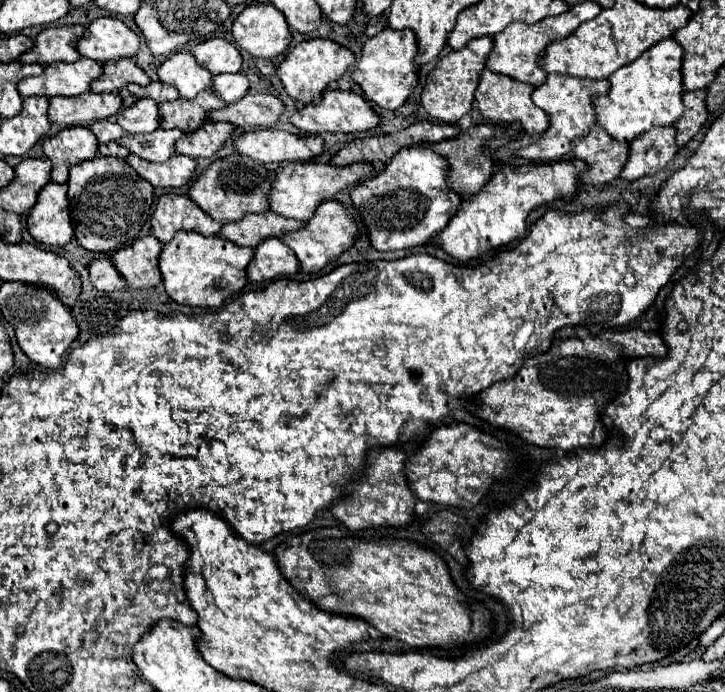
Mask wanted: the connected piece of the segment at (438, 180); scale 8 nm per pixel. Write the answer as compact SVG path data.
M401 148L397 156L385 162L385 168L367 176L351 190L351 202L363 218L371 248L379 252L405 250L427 244L441 232L457 210L459 196L447 188L449 162L429 148Z

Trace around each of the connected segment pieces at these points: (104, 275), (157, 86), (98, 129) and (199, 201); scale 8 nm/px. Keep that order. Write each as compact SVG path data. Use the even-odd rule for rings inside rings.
M91 260L89 266L89 280L93 284L93 288L103 290L103 292L113 292L119 288L125 288L125 280L123 276L119 276L119 272L113 268L111 260Z
M159 80L155 82L149 82L147 86L137 86L137 84L127 84L127 90L135 96L135 98L151 98L155 102L169 102L169 100L177 100L179 98L179 92L169 86L169 84L163 84Z
M101 120L97 124L91 124L89 130L95 134L99 144L113 142L113 140L117 140L117 138L121 138L125 134L125 130L117 122L113 122L113 120Z
M231 154L211 162L211 166L189 186L187 196L219 224L235 222L249 212L269 210L267 196L271 190L271 178L271 172L263 164L241 154Z

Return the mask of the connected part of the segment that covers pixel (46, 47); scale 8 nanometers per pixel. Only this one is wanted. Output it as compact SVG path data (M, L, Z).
M49 26L39 32L31 50L19 56L21 64L51 64L51 62L75 62L79 52L75 50L77 40L83 36L83 26Z

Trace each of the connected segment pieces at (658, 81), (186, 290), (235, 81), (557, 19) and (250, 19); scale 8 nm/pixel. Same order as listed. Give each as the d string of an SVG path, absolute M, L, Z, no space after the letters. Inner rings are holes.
M669 38L657 42L653 48L645 50L633 64L619 68L609 78L609 94L595 96L595 116L597 124L617 142L629 144L641 132L647 132L655 126L671 126L683 114L681 102L681 58L683 50L679 44Z
M177 232L175 238L163 244L159 254L159 272L165 292L171 300L191 308L219 308L229 294L237 294L245 284L245 268L253 258L251 248L237 246L221 236L201 236L199 232Z
M217 74L213 76L213 92L225 100L225 104L237 102L249 90L249 80L243 74Z
M581 2L577 6L571 6L569 12L563 12L559 16L549 16L537 24L509 24L503 32L499 32L497 36L493 36L493 52L489 54L485 68L495 72L495 74L503 74L509 78L515 78L519 82L531 84L531 86L539 86L541 82L545 82L547 72L539 66L539 56L549 42L561 40L569 34L573 34L577 30L579 24L595 18L601 12L601 8L597 8L595 2Z
M251 4L233 20L233 38L255 58L275 58L291 44L285 16L273 4Z

